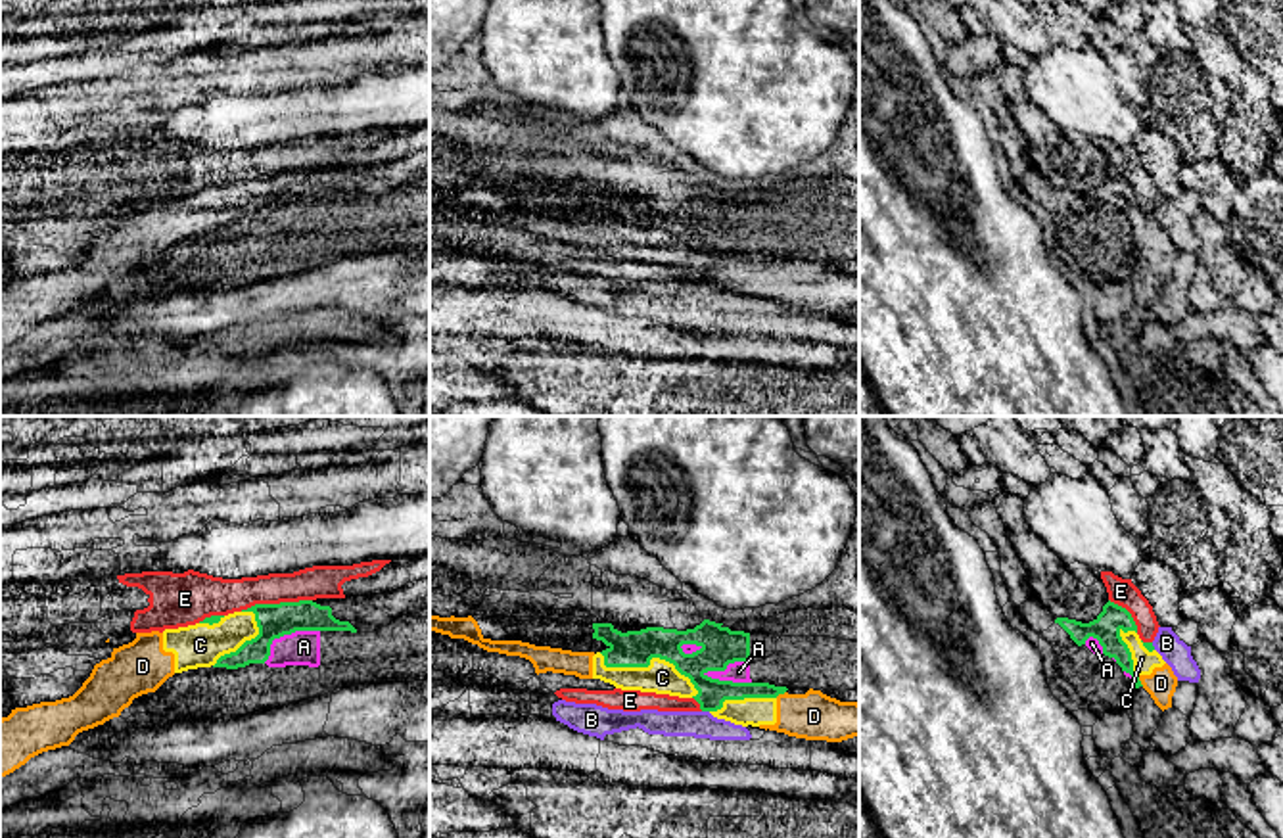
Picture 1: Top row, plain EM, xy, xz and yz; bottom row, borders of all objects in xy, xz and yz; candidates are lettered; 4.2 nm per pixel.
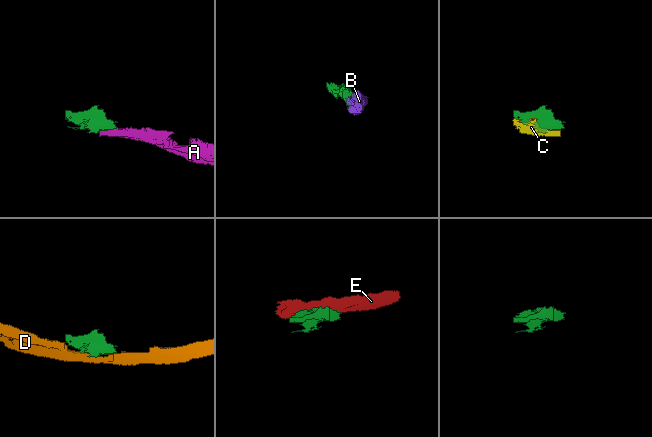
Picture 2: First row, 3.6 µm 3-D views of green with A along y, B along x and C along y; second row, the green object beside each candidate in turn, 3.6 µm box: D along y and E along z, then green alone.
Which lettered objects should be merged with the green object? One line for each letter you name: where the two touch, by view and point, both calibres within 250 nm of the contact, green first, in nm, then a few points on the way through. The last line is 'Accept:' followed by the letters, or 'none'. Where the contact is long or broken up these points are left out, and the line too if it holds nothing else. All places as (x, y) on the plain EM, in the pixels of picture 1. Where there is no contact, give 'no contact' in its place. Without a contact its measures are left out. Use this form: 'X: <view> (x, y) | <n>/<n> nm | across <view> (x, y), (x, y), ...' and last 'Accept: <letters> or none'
C: xz (649, 234) | 160/140 nm
Accept: C

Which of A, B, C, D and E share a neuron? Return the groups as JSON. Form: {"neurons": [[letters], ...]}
{"neurons": [["A"], ["B"], ["C"], ["D"], ["E"]]}

